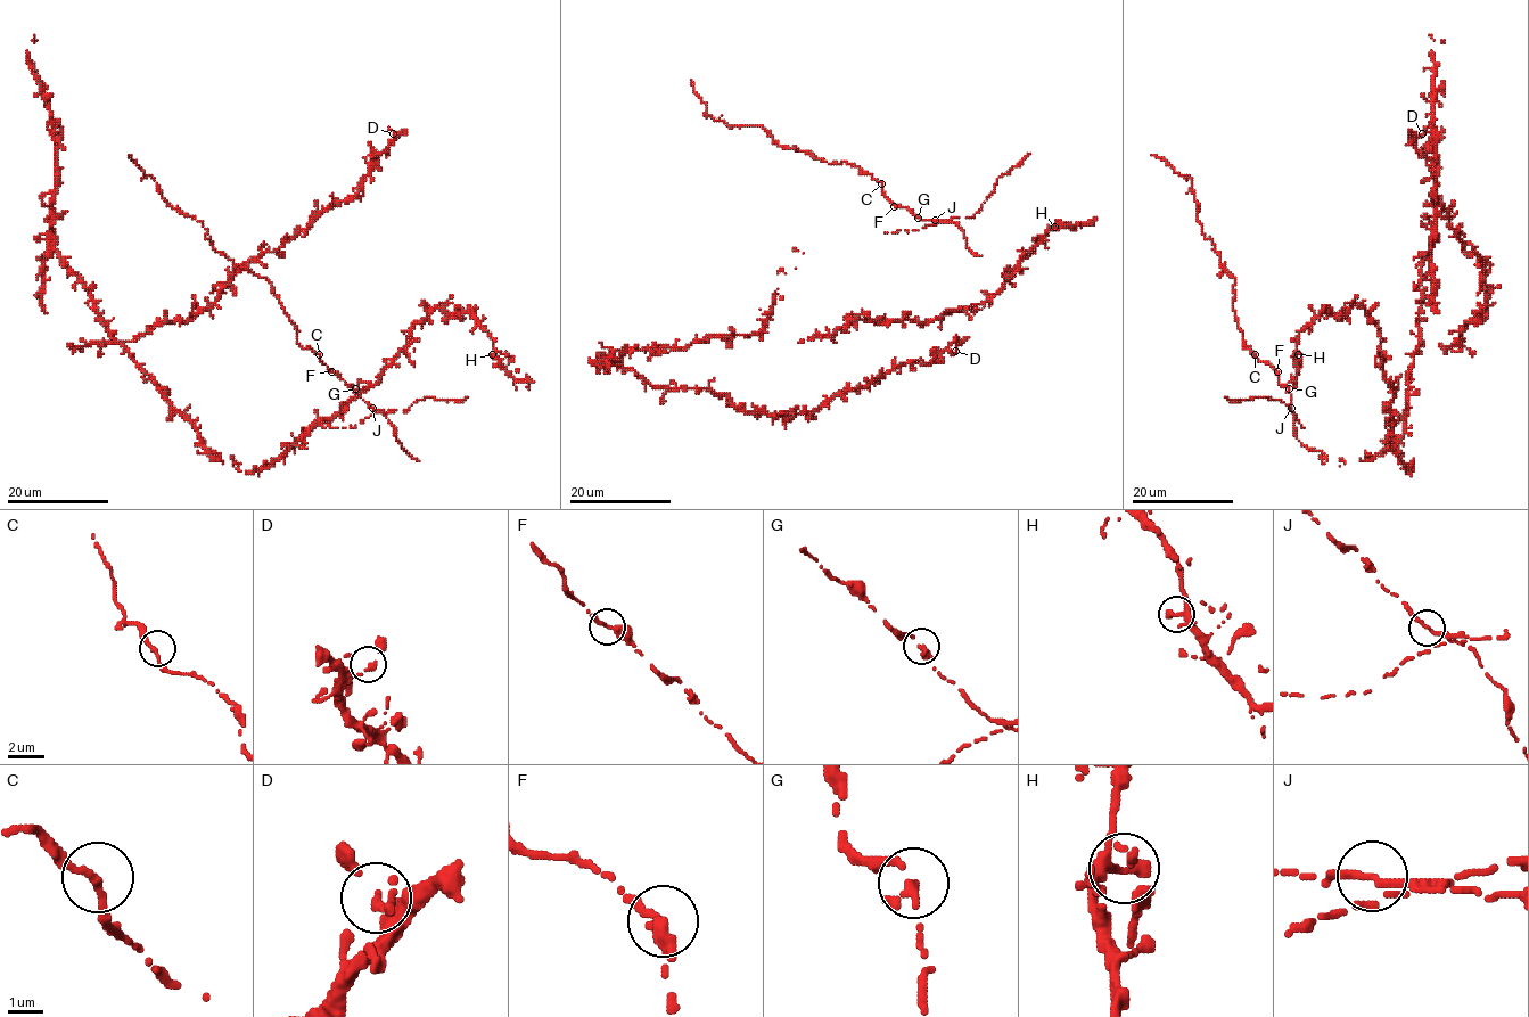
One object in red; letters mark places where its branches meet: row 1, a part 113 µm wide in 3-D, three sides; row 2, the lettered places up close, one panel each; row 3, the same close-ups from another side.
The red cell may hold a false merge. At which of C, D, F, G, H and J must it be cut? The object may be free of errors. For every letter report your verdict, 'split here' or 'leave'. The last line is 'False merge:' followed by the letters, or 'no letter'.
C: leave
D: leave
F: leave
G: leave
H: leave
J: split here
False merge: J

